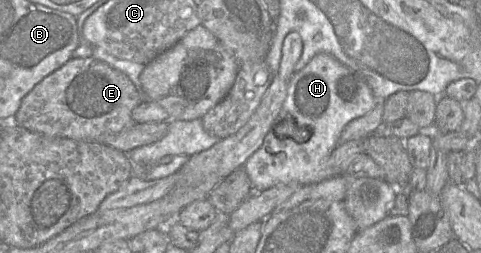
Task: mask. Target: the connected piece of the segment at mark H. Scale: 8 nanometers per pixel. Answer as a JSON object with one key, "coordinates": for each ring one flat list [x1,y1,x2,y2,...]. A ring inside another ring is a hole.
{"coordinates":[[326,53,315,55,302,70,295,72,291,77,287,96,277,118,265,136,261,147,248,158,243,166,253,190,261,192,282,184,306,186,333,177,333,169,328,166,328,160,338,145,342,130,352,120,369,113,378,101,383,100,376,100,368,84,335,57],[288,117,294,121,294,135,301,139,307,138,307,141,297,142,294,138,280,138,276,135,276,127]]}

